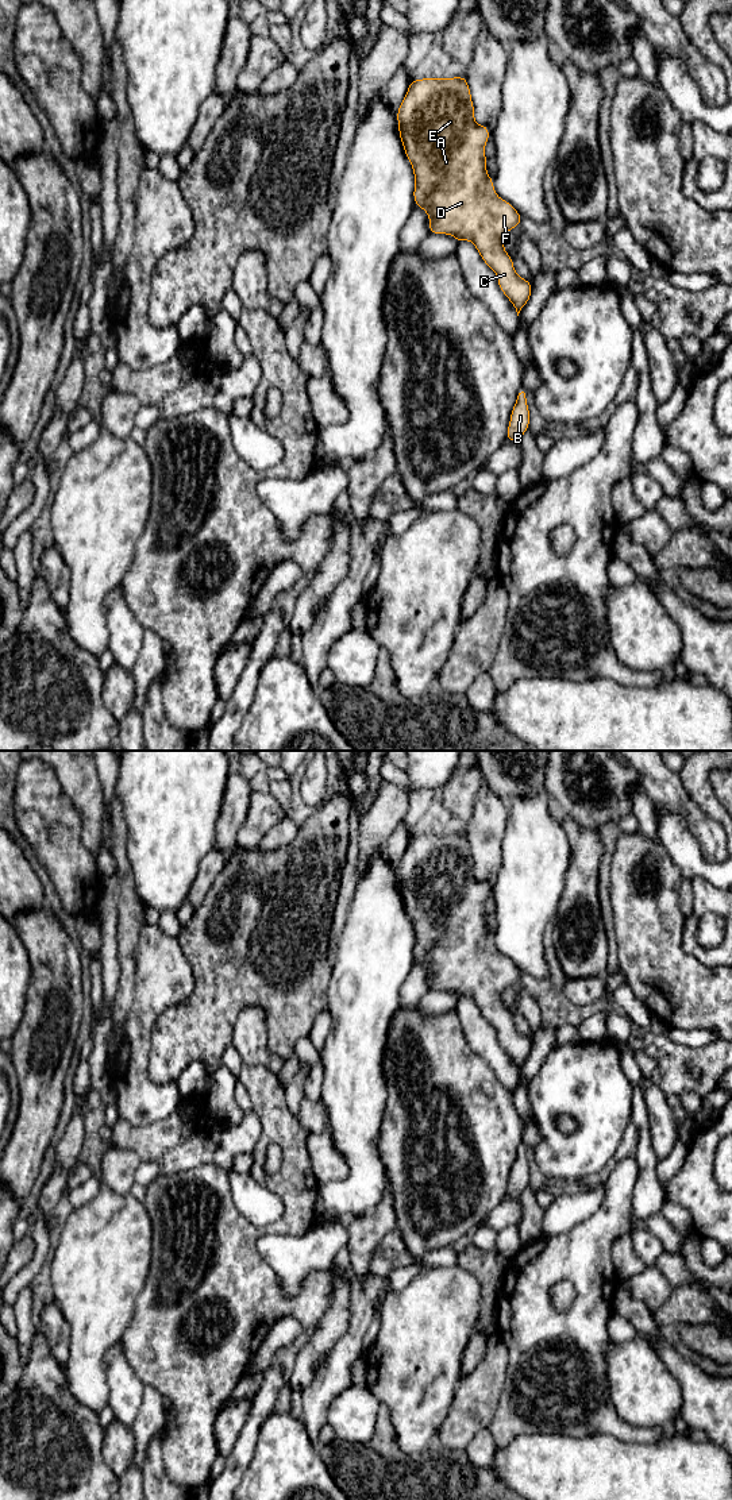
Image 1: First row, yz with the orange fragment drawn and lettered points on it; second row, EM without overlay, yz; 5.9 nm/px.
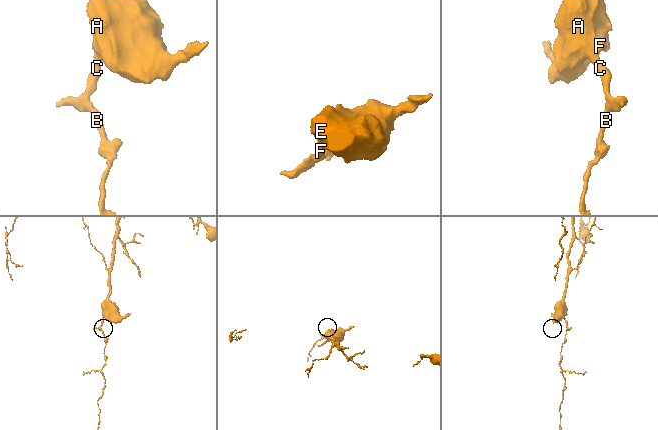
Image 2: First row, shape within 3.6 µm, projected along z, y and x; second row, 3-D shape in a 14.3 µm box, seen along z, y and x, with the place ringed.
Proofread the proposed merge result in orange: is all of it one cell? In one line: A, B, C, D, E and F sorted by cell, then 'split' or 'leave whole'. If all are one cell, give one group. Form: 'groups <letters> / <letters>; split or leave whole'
groups A B C D E F; leave whole

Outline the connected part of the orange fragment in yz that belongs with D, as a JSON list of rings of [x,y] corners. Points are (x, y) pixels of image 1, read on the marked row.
[[[466,77],[421,78],[412,80],[408,92],[397,111],[398,132],[408,161],[415,174],[415,205],[423,208],[429,217],[429,234],[452,235],[458,243],[471,240],[483,262],[494,270],[501,292],[513,304],[517,316],[529,301],[531,281],[519,277],[513,259],[504,248],[504,235],[523,223],[521,216],[512,204],[500,198],[494,192],[493,180],[486,171],[485,144],[489,130],[474,120],[474,104]]]

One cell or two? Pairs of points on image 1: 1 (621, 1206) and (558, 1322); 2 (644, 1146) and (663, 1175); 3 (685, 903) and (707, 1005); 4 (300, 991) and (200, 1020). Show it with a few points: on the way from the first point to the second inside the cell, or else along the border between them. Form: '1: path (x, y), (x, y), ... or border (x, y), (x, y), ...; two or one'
1: path (594, 1237), (589, 1244), (589, 1298); one
2: border (657, 1160), (657, 1176), (662, 1183); two
3: border (680, 886), (678, 907), (685, 917); two
4: path (276, 993), (227, 993), (224, 995); one

